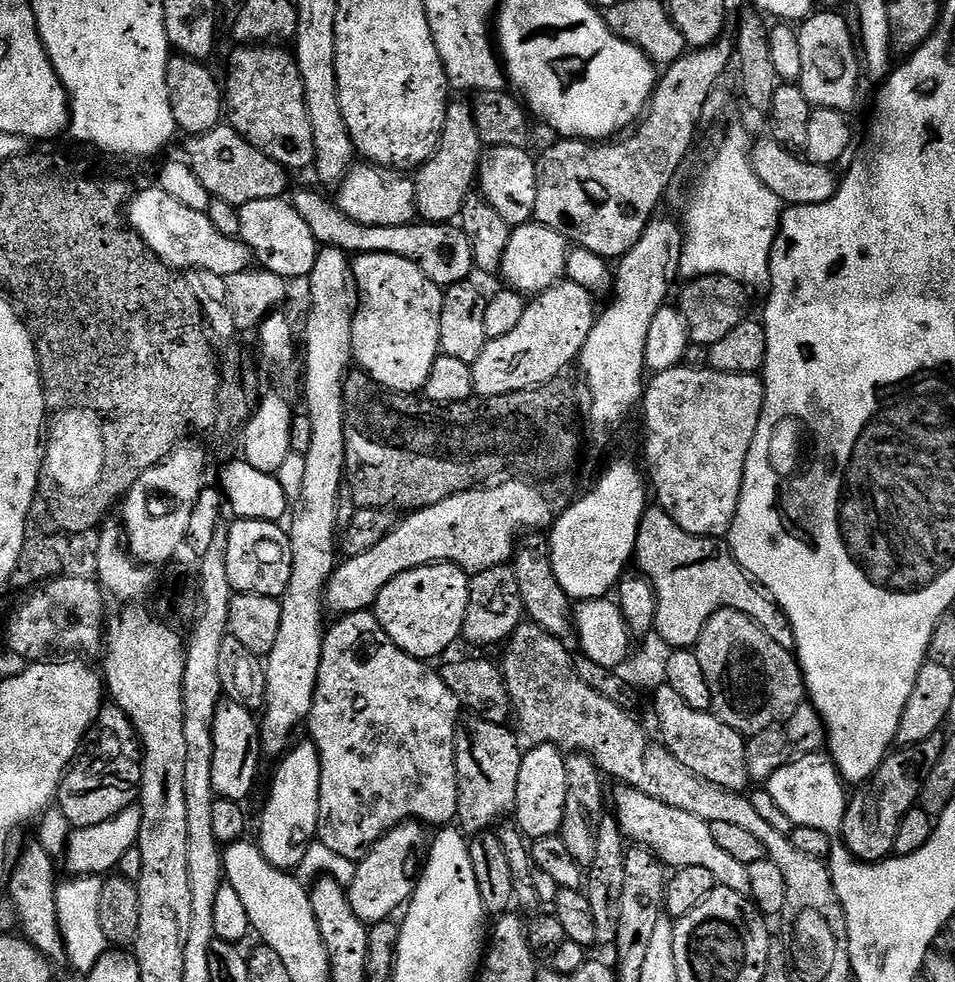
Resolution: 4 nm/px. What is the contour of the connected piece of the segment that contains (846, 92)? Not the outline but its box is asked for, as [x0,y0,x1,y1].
[798,10,862,114]

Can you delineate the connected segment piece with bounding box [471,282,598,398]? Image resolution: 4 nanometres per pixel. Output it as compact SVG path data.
M561 282L535 298L527 301L522 319L510 334L502 338L488 340L472 365L472 390L477 397L509 396L512 392L525 392L527 388L539 388L551 385L552 379L567 364L577 363L582 346L587 342L592 324L596 321L598 308L592 305L593 295L582 286L571 282Z

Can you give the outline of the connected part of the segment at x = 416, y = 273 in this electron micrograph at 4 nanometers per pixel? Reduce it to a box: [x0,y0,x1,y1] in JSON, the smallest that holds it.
[351,254,444,394]

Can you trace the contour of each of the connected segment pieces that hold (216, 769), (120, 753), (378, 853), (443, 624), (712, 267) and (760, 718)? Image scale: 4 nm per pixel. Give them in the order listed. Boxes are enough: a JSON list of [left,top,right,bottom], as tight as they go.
[[212,702,262,801],[58,702,142,829],[346,820,429,926],[374,564,469,661],[678,125,782,286],[694,608,806,738]]

